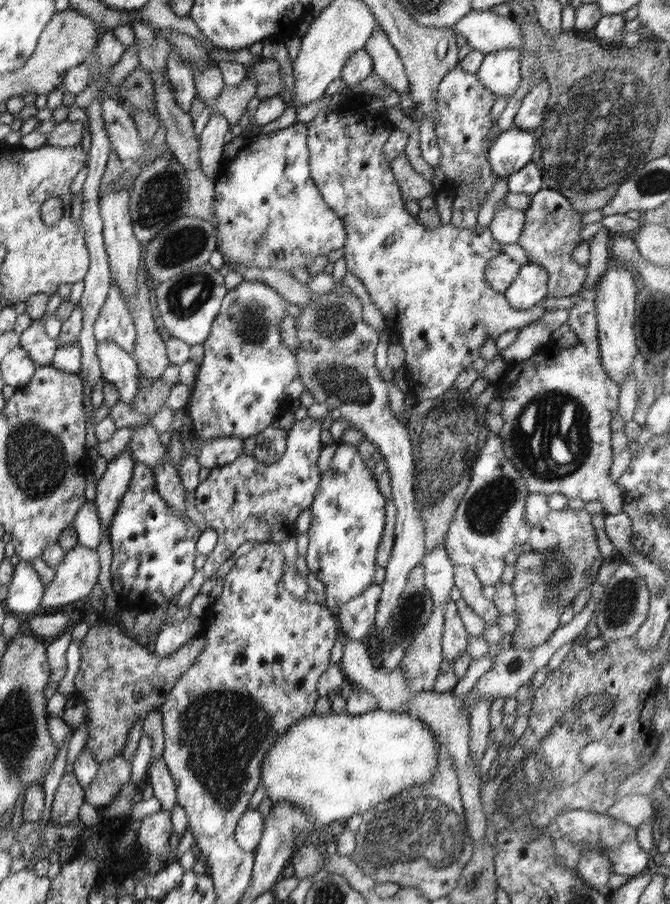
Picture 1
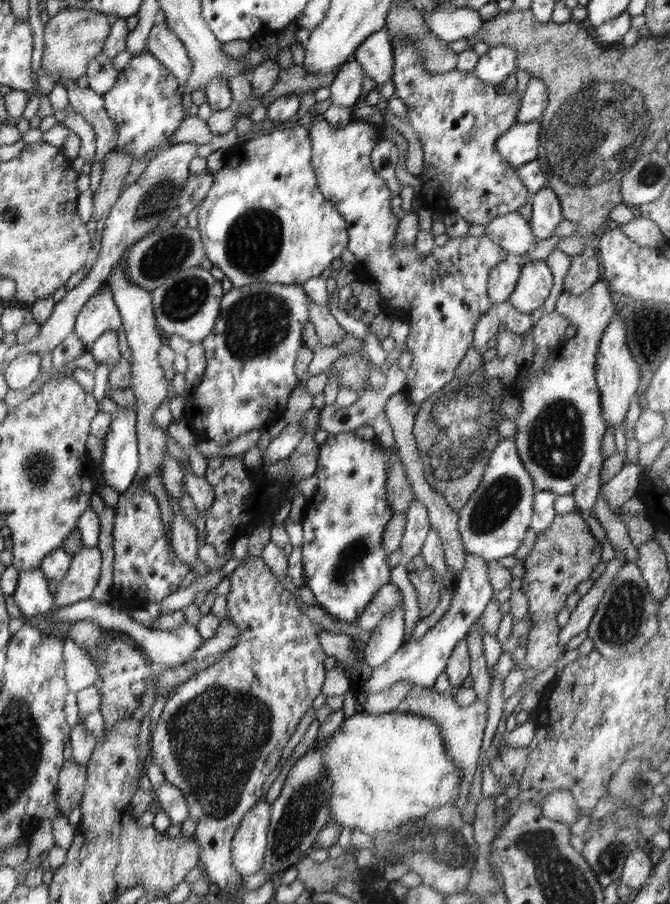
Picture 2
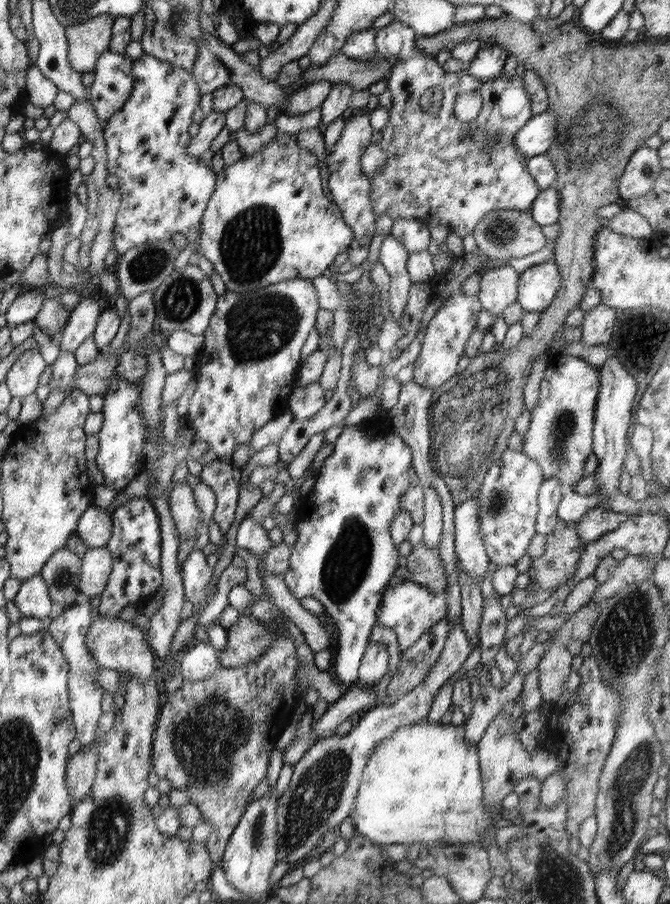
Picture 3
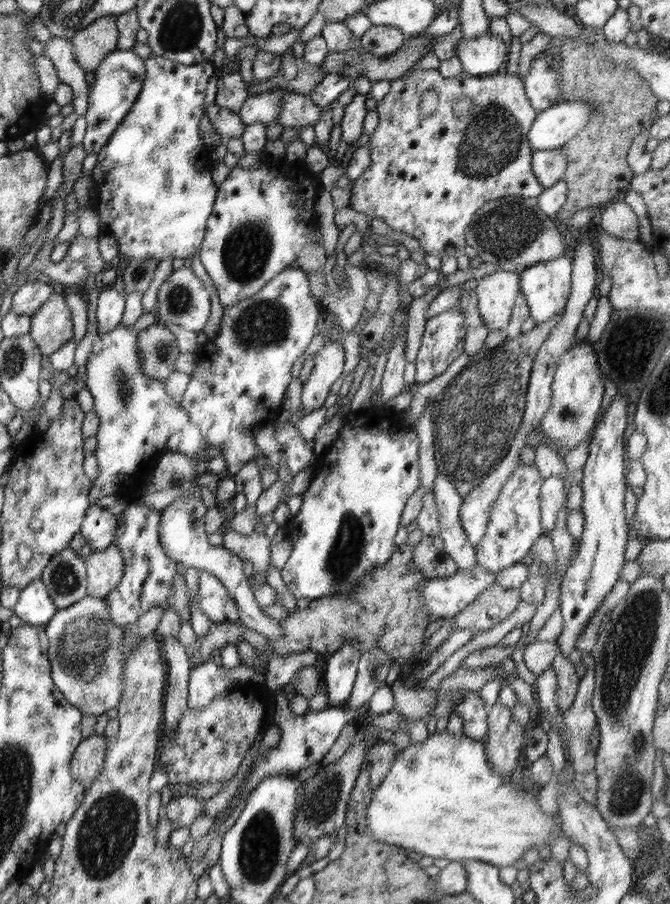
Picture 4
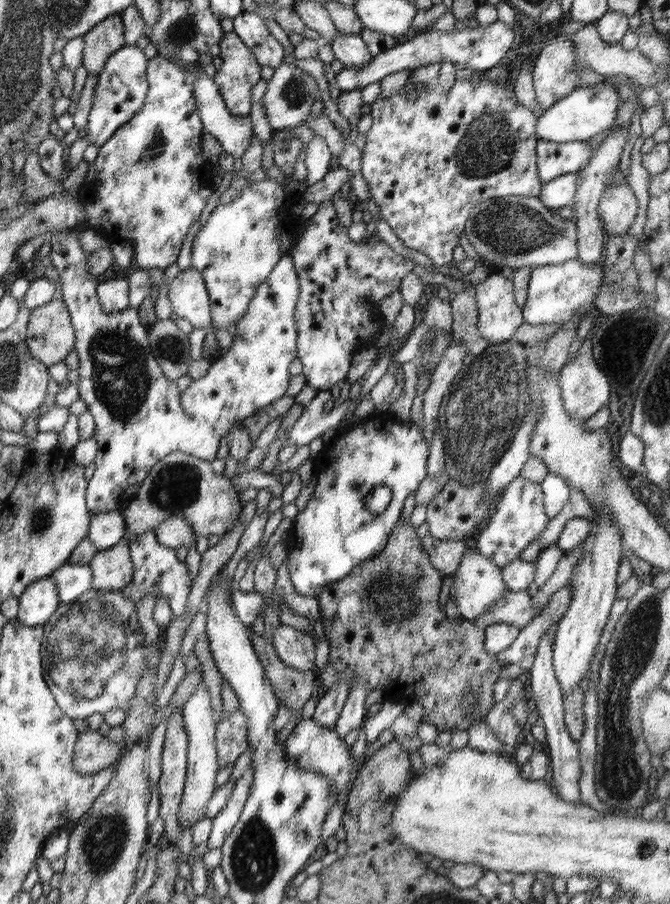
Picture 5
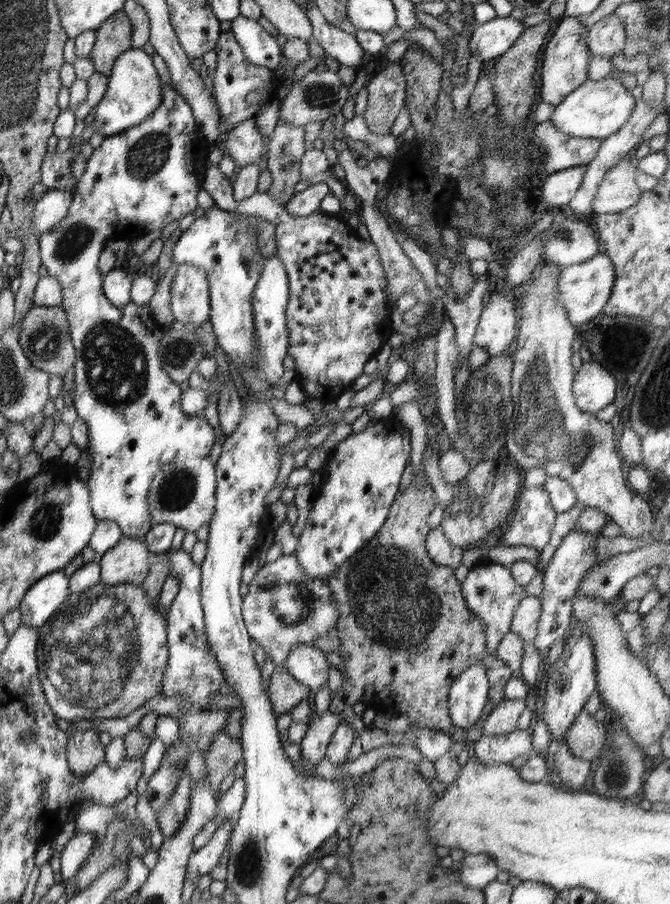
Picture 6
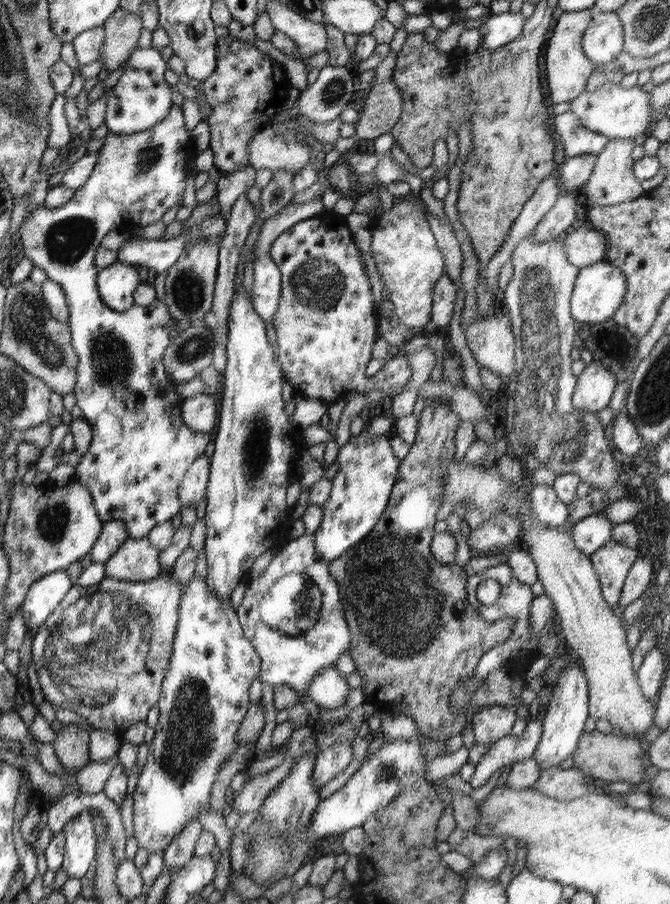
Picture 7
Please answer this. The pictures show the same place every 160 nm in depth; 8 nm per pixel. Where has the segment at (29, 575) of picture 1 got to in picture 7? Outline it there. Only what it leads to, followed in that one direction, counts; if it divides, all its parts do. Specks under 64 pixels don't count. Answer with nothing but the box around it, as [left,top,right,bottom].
[21,571,75,629]

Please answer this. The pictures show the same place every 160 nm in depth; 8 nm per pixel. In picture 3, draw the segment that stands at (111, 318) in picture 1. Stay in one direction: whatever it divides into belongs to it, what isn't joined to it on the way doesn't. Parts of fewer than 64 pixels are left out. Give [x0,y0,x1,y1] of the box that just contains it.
[58,295,102,352]

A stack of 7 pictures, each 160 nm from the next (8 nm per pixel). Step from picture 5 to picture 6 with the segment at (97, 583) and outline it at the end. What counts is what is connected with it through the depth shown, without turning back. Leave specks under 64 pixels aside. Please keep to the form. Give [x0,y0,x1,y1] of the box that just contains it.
[98,535,151,586]

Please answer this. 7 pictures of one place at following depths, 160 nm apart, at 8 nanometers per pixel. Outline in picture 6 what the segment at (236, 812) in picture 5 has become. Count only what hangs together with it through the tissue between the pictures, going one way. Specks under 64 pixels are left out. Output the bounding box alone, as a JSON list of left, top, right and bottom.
[185,819,232,883]

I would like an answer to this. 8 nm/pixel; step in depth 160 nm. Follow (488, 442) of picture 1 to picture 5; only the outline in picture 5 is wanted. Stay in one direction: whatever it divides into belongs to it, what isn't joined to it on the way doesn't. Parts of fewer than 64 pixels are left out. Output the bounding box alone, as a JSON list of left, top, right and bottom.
[472,475,550,569]

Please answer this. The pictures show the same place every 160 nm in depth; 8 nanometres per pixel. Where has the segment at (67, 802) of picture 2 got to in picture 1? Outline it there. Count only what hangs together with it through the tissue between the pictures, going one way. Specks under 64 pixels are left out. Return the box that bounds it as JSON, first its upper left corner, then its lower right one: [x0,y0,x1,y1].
[50,772,85,826]

